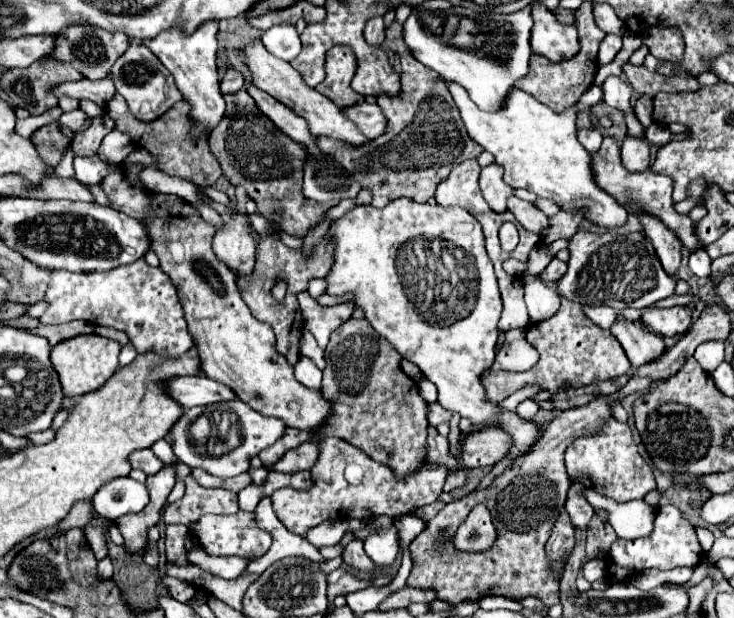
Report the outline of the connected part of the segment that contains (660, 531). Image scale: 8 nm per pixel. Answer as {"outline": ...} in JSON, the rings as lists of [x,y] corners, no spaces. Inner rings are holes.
{"outline":[[[664,505],[656,513],[654,521],[654,531],[650,537],[626,541],[626,539],[616,539],[608,551],[608,583],[626,583],[634,575],[638,575],[644,569],[656,567],[662,571],[674,569],[674,567],[692,567],[694,563],[700,561],[702,547],[694,535],[694,527],[684,515],[674,507],[674,505]]]}

